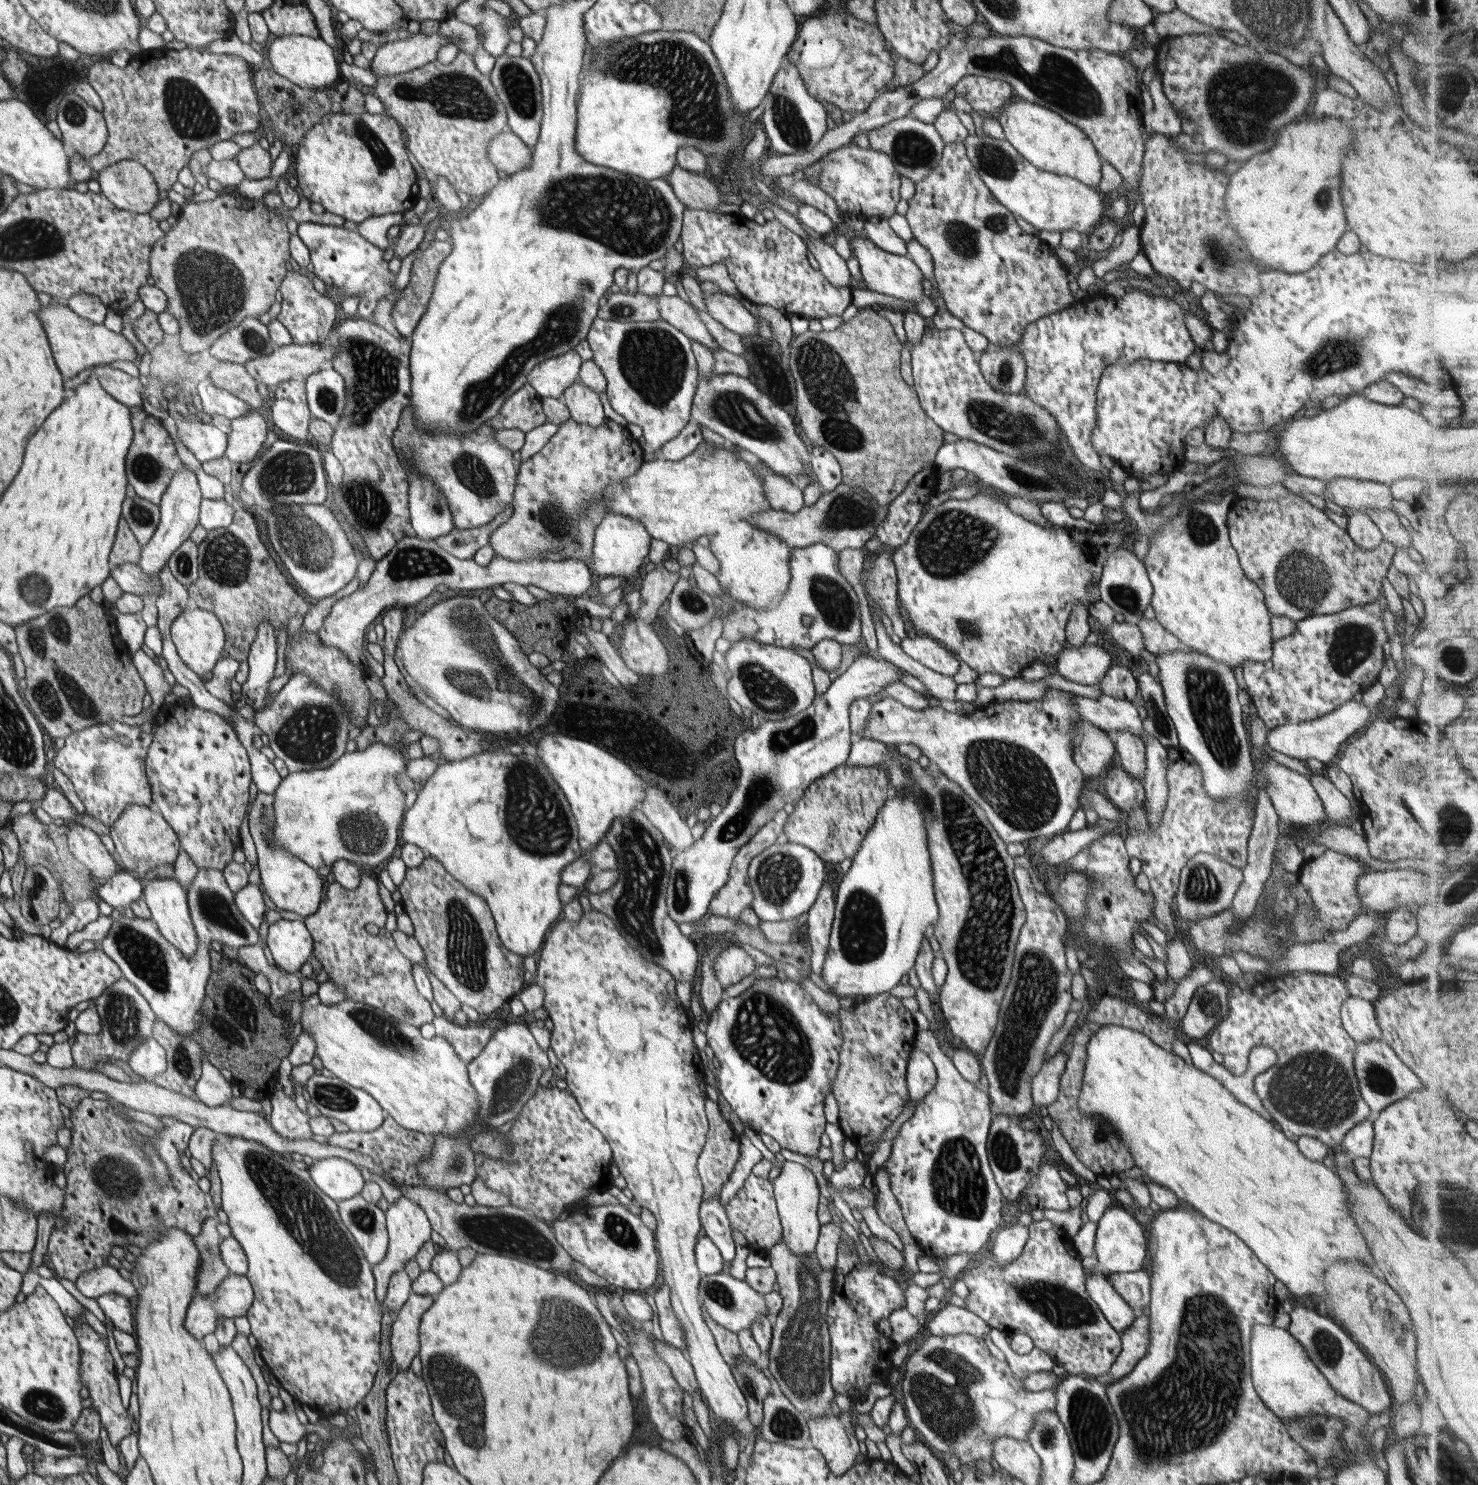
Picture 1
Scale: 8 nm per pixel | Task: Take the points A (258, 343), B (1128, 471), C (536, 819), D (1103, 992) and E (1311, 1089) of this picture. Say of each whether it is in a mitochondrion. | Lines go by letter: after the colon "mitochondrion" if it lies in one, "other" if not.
A: mitochondrion
B: other
C: mitochondrion
D: other
E: mitochondrion

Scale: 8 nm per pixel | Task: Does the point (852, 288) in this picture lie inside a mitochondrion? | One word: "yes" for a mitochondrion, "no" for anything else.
no

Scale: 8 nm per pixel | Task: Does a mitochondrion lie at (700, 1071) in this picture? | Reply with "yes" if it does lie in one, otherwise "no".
no

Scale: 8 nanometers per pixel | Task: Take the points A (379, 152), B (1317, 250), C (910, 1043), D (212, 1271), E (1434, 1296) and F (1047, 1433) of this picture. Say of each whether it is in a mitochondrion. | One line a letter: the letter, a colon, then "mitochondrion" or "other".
A: mitochondrion
B: other
C: other
D: mitochondrion
E: other
F: mitochondrion

